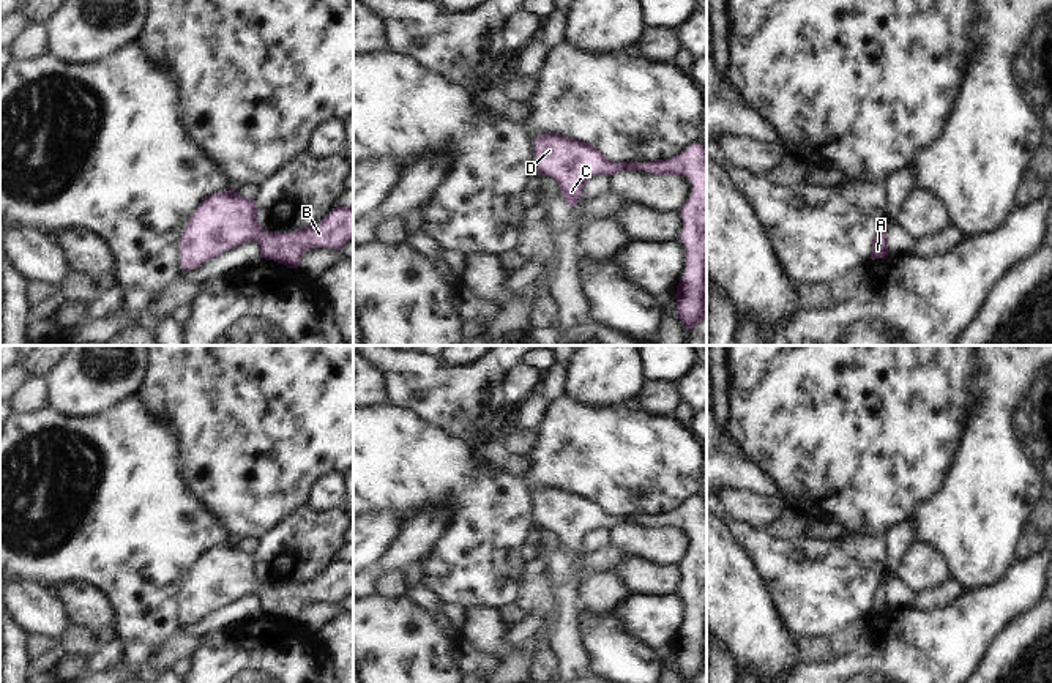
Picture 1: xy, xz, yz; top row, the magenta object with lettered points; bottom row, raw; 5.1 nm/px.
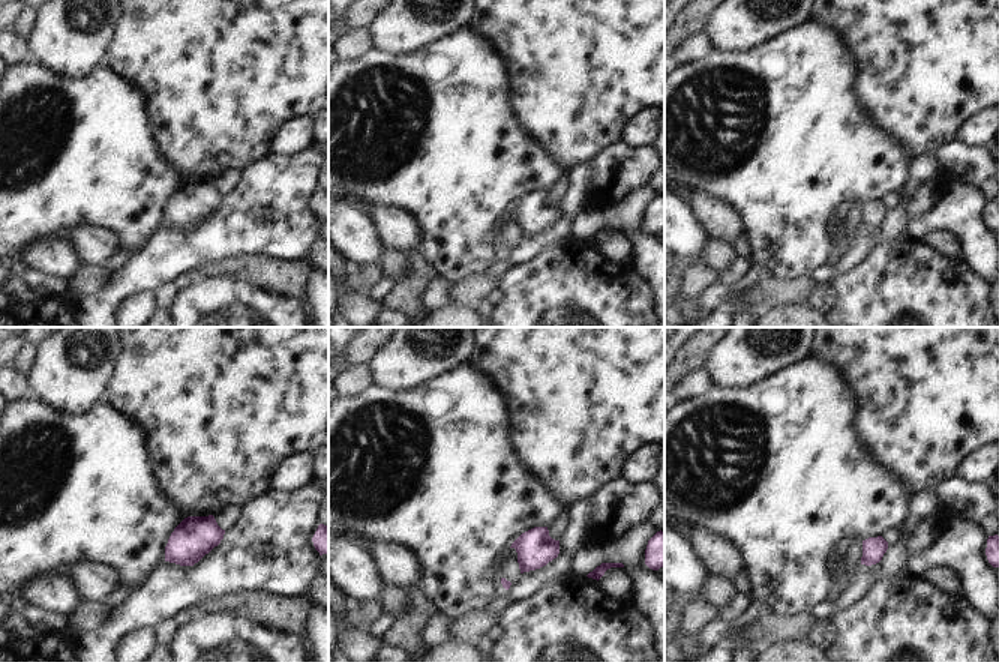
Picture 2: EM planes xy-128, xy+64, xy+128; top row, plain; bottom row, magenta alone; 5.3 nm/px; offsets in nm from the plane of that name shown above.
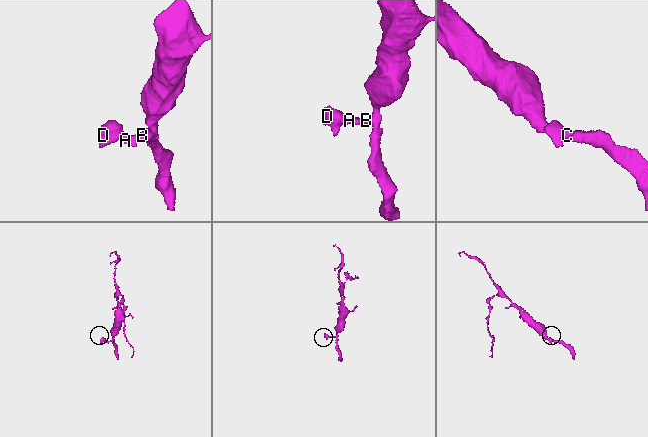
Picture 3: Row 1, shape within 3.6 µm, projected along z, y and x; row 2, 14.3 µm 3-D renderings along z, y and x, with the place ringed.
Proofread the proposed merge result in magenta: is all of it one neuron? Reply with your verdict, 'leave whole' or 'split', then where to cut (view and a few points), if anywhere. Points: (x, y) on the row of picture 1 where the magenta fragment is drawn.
leave whole; no cut

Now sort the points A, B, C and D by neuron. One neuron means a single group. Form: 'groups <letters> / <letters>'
groups A B C D

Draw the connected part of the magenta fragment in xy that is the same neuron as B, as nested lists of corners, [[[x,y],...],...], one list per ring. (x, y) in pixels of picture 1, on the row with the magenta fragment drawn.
[[[221,191],[207,197],[185,227],[180,243],[183,270],[246,241],[257,241],[260,257],[298,268],[301,256],[314,248],[341,249],[353,238],[353,208],[336,207],[326,218],[293,233],[265,232],[257,219],[257,203],[235,192]]]

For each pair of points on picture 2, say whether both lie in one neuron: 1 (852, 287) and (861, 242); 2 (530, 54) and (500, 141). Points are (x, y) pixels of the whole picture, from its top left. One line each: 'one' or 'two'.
1: two
2: two

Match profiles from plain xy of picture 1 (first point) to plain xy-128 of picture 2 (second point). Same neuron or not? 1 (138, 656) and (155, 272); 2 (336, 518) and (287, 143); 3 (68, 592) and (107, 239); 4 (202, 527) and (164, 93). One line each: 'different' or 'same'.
1: same
2: different
3: same
4: different

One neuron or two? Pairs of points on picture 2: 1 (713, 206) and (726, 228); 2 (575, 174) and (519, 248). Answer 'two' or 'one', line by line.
1: one
2: one

